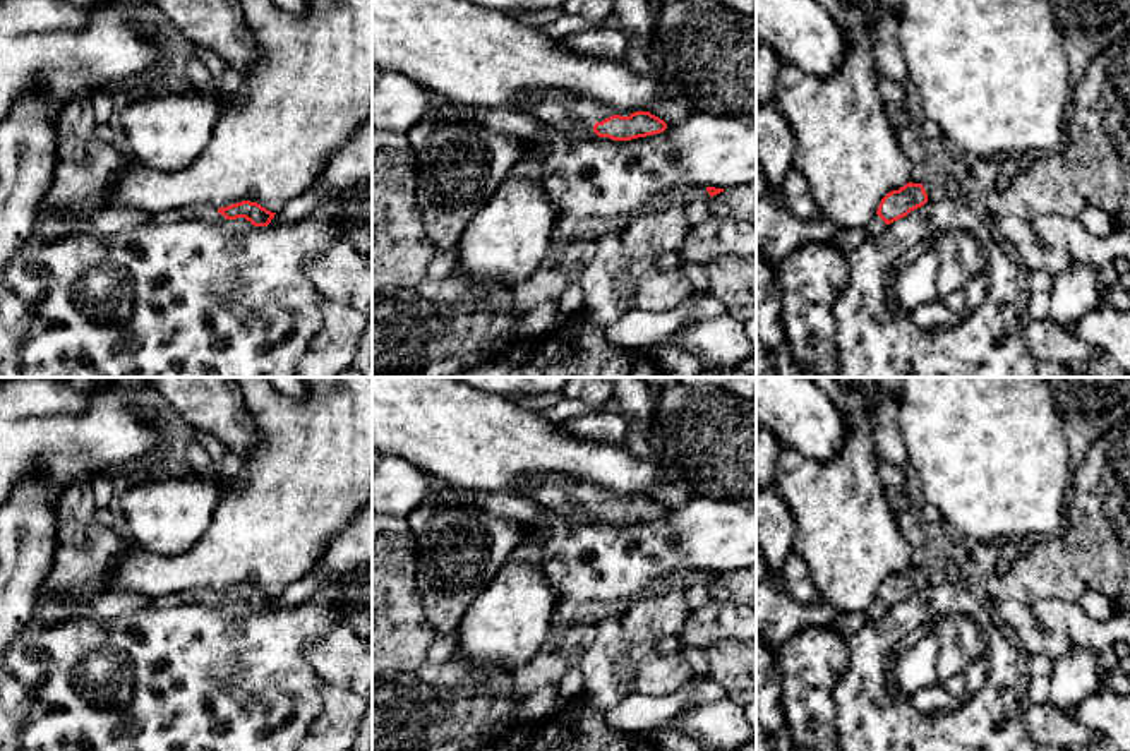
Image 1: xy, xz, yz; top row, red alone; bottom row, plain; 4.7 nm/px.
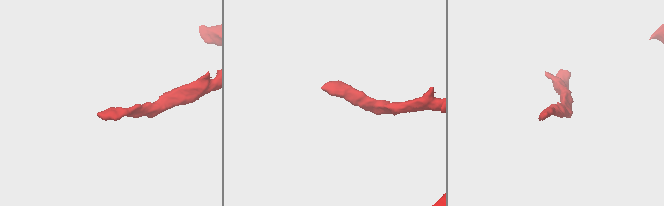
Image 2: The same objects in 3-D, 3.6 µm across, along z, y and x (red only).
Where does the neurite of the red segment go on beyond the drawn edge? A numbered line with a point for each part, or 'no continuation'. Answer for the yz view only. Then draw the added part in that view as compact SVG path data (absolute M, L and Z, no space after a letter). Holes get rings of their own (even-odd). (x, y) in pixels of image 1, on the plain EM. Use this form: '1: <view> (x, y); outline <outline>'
1: yz (875, 611); outline M876 598L866 610L866 621L875 621L878 617L881 617L881 614L885 612L885 605Z

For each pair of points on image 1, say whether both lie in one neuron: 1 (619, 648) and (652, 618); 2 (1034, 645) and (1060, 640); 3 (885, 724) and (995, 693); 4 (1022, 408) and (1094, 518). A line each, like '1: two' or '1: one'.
1: two
2: one
3: one
4: two

